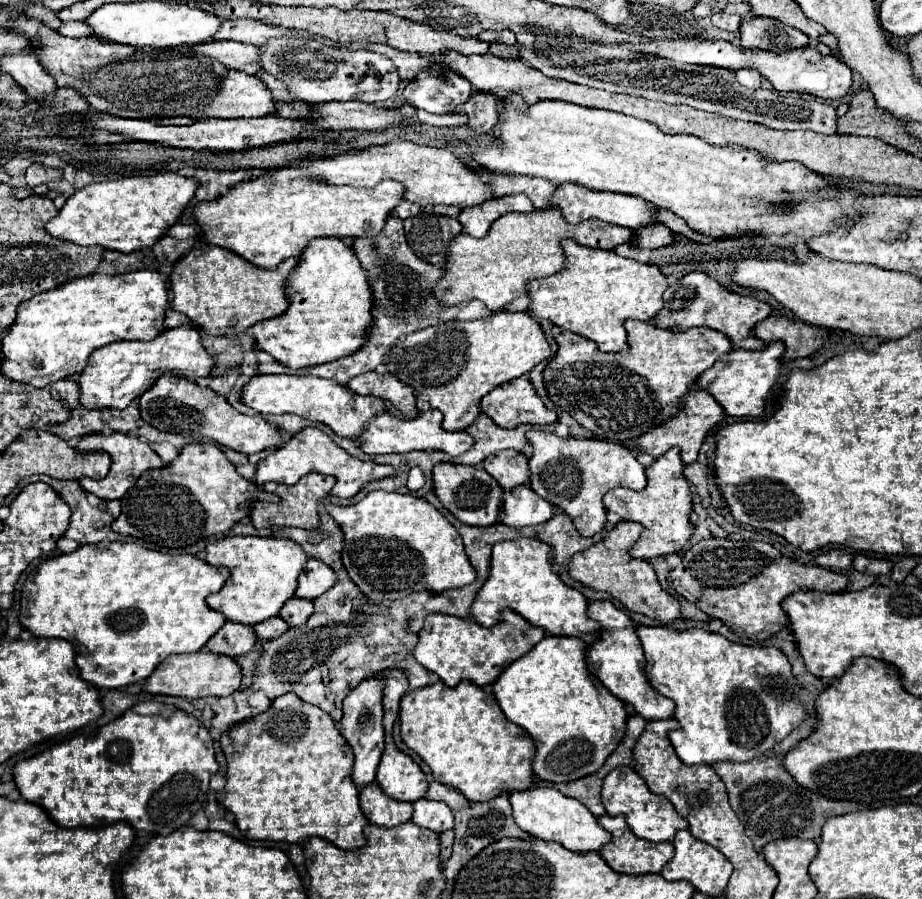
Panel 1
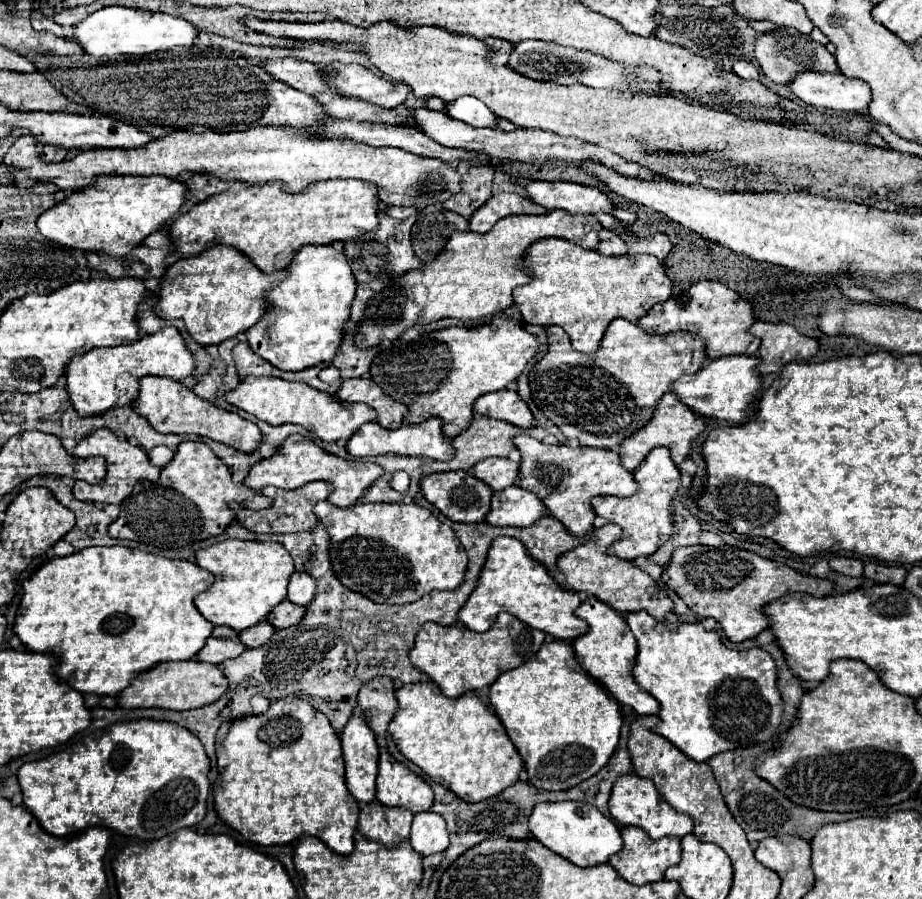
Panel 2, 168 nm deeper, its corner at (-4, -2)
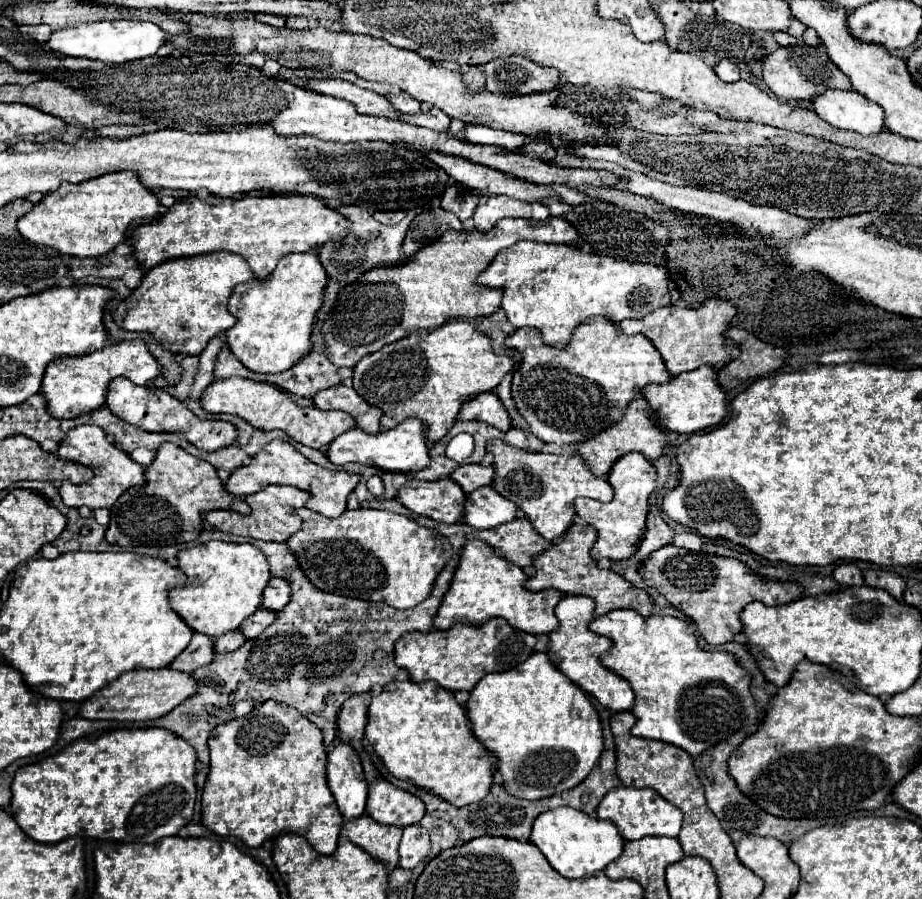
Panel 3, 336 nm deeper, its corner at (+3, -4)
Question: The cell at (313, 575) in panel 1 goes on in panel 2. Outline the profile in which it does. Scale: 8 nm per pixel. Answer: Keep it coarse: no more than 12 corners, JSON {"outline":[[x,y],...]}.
{"outline":[[294,572],[286,600],[308,606],[316,592],[316,580],[306,572]]}

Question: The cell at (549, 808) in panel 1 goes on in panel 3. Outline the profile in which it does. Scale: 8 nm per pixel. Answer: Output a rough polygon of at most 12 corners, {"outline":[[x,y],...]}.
{"outline":[[569,808],[539,814],[531,842],[571,880],[625,844],[611,822]]}

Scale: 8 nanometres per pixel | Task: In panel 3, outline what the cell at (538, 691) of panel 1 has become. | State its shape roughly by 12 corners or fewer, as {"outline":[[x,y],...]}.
{"outline":[[545,652],[471,690],[503,786],[575,788],[603,752],[589,696]]}

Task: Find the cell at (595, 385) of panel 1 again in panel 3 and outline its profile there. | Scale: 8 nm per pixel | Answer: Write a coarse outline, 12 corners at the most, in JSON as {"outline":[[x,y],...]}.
{"outline":[[585,320],[565,350],[537,328],[511,384],[531,432],[561,448],[617,424],[671,380],[647,336]]}

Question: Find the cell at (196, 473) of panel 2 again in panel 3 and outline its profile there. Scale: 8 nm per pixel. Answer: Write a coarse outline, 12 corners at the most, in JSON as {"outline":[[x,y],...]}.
{"outline":[[171,442],[113,504],[107,542],[195,542],[205,512],[251,510]]}

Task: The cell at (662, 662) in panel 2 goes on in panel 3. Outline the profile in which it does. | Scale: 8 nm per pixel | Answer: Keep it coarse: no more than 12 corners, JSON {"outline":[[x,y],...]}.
{"outline":[[597,616],[633,736],[695,758],[761,716],[731,652],[687,622]]}

